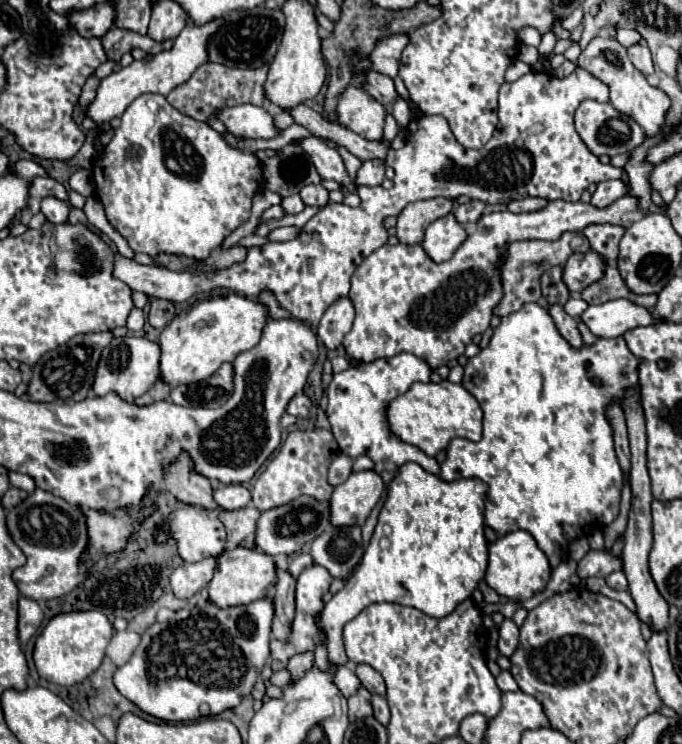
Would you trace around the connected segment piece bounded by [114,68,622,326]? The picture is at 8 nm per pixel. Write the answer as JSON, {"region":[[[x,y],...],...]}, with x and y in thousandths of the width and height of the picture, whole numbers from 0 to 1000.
{"region":[[[845,91],[830,105],[815,105],[804,97],[777,97],[757,110],[745,113],[739,110],[733,116],[733,148],[730,148],[730,172],[718,191],[707,196],[704,202],[686,202],[677,194],[669,191],[663,183],[654,159],[648,156],[619,156],[601,164],[595,175],[595,194],[587,202],[569,202],[566,223],[578,226],[578,250],[572,255],[563,255],[560,250],[548,253],[525,253],[525,261],[531,266],[531,274],[525,280],[507,277],[507,274],[490,274],[484,272],[478,280],[472,280],[457,296],[452,296],[440,315],[431,323],[419,325],[390,325],[387,331],[372,331],[364,336],[361,347],[355,352],[346,352],[328,363],[308,363],[308,366],[255,366],[243,360],[226,360],[226,358],[208,358],[196,349],[188,349],[176,341],[170,341],[167,349],[167,371],[173,371],[179,379],[185,379],[194,390],[214,395],[217,401],[235,401],[249,406],[270,406],[282,395],[308,392],[314,387],[337,387],[358,398],[378,398],[381,392],[393,390],[402,395],[408,409],[425,419],[431,427],[449,430],[457,438],[463,438],[472,427],[472,422],[481,417],[484,409],[493,403],[510,398],[513,390],[513,371],[519,368],[519,360],[543,344],[543,339],[554,336],[569,325],[569,309],[563,306],[563,293],[581,290],[589,285],[592,277],[613,269],[628,269],[639,263],[651,266],[672,266],[686,263],[695,269],[707,269],[713,274],[745,274],[748,269],[762,269],[771,263],[789,263],[798,269],[833,269],[848,272],[853,258],[865,247],[877,247],[886,242],[900,242],[912,237],[912,226],[900,226],[894,220],[883,220],[862,199],[853,194],[850,183],[842,172],[842,145],[859,132],[874,132],[881,137],[893,136],[893,121],[889,113],[880,108],[871,108],[859,94]]]}

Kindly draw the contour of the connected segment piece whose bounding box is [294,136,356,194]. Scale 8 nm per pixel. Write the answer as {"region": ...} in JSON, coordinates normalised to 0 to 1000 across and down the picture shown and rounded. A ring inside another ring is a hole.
{"region":[[[463,183],[440,185],[440,188],[431,188],[431,191],[440,194],[443,202],[457,212],[457,218],[460,218],[460,223],[463,223],[463,228],[472,239],[484,239],[484,242],[499,245],[504,261],[522,258],[519,245],[507,237],[507,226],[501,220],[501,212],[496,210],[493,199],[481,196],[472,185],[463,185]]]}

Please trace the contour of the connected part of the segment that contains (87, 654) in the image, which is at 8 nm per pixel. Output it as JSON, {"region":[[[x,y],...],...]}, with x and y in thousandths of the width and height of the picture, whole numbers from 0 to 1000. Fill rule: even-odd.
{"region":[[[109,820],[82,825],[79,831],[73,831],[50,866],[50,892],[56,906],[65,914],[88,922],[106,922],[126,914],[150,892],[164,849],[167,844],[161,833],[150,828],[150,823]]]}

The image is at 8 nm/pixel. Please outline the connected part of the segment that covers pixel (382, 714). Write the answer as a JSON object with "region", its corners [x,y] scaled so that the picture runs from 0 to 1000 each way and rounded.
{"region":[[[545,935],[545,949],[548,949],[548,965],[560,973],[560,976],[569,976],[572,970],[572,954],[569,954],[569,946],[560,935]]]}

